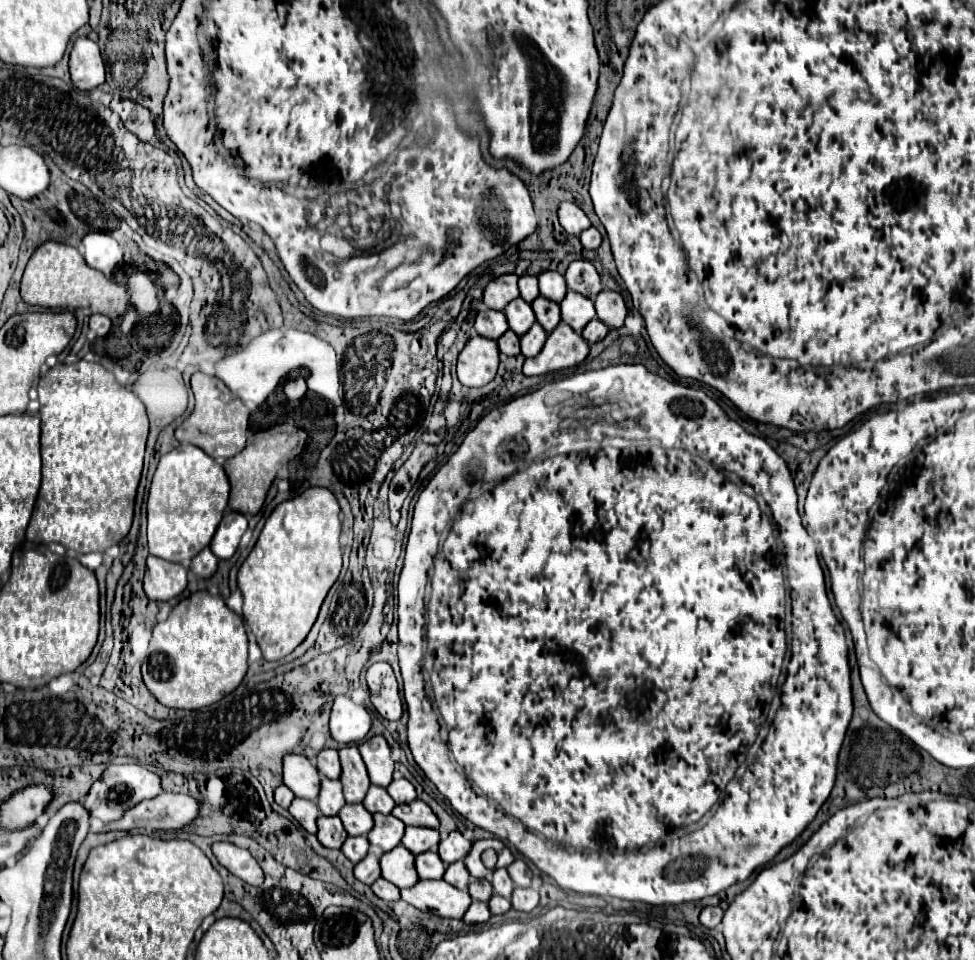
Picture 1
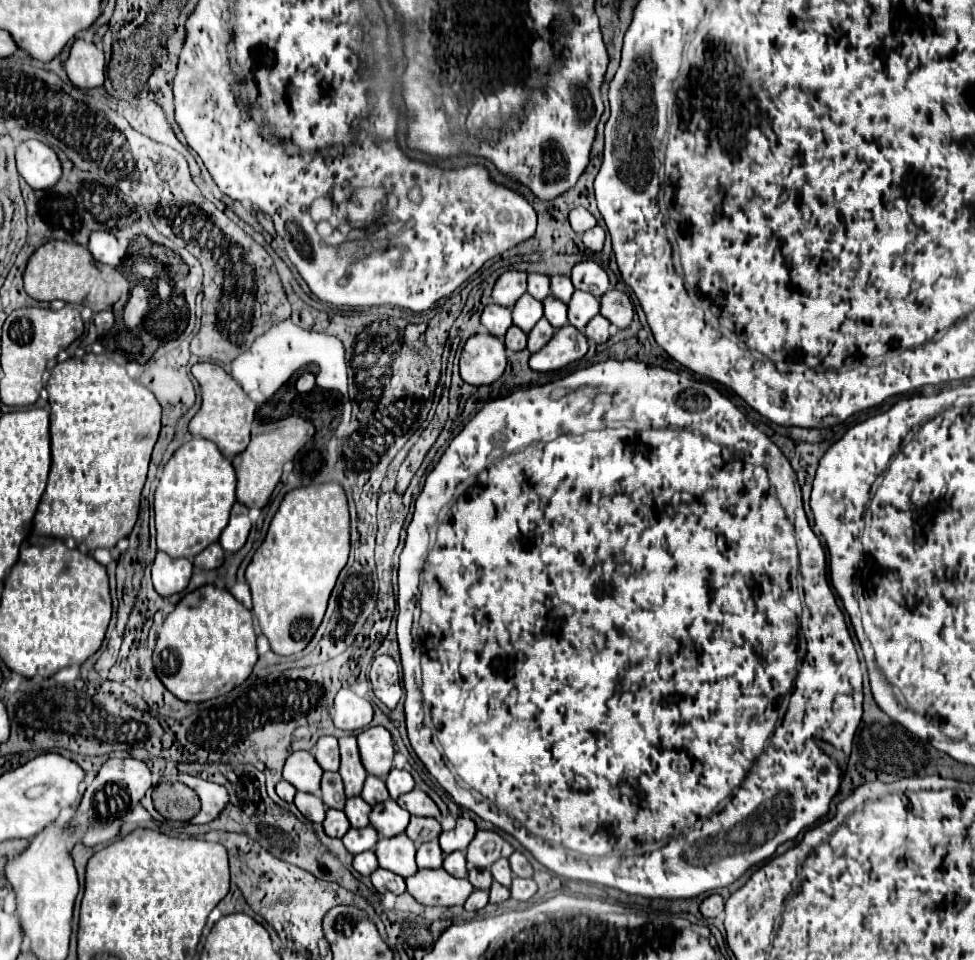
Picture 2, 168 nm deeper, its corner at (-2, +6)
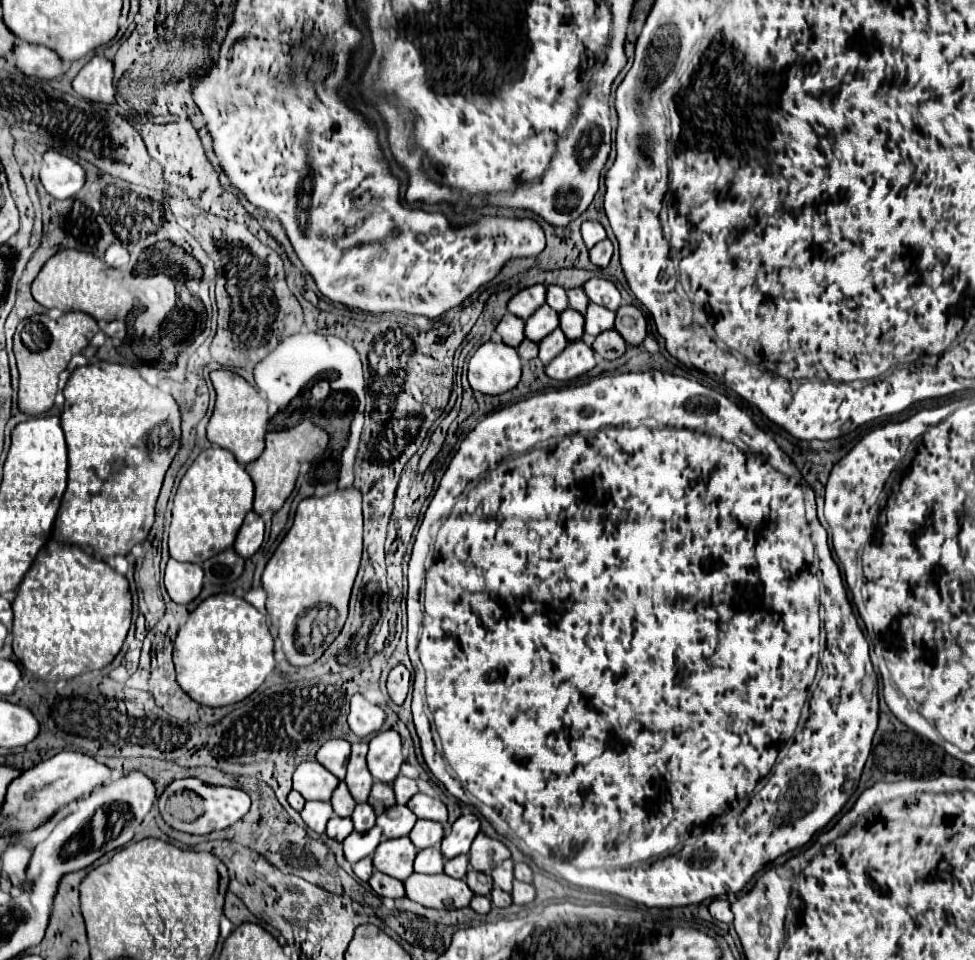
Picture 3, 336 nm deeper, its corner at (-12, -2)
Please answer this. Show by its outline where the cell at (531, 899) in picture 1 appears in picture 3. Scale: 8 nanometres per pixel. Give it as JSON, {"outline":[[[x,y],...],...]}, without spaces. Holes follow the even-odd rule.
{"outline":[[[515,880],[513,882],[513,890],[511,890],[511,898],[513,898],[515,904],[529,904],[529,902],[533,902],[533,898],[535,898],[533,884],[525,884],[525,882]]]}

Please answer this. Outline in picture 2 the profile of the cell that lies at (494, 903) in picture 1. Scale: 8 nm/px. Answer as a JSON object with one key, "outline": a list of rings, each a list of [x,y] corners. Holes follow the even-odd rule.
{"outline":[[[493,882],[493,886],[491,886],[491,898],[489,898],[489,902],[491,904],[499,904],[499,902],[505,902],[507,898],[509,898],[509,888],[505,888],[505,886],[501,886],[499,882]]]}

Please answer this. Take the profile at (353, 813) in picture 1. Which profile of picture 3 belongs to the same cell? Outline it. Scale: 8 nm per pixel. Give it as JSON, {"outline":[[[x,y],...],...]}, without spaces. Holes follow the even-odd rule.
{"outline":[[[357,804],[351,820],[353,820],[357,832],[365,832],[365,830],[371,830],[375,826],[375,812],[369,804]]]}

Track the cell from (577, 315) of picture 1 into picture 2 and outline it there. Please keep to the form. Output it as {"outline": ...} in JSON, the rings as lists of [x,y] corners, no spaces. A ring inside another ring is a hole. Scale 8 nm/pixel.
{"outline":[[[575,290],[569,306],[569,324],[573,324],[579,332],[585,330],[587,322],[599,314],[599,300],[591,294],[583,294]]]}

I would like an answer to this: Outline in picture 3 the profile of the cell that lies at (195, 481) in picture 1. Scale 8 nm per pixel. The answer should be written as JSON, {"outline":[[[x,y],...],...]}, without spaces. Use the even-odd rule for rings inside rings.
{"outline":[[[213,446],[209,450],[203,450],[197,460],[189,466],[185,476],[181,478],[181,484],[175,494],[173,502],[173,520],[169,526],[169,552],[171,558],[181,560],[181,562],[195,562],[203,564],[207,558],[213,554],[227,550],[233,546],[235,536],[243,524],[245,514],[253,508],[253,482],[245,468],[235,460],[235,456],[219,446]]]}

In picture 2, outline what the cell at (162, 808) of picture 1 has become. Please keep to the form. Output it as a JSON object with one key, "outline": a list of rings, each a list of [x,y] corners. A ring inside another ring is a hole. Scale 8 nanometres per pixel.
{"outline":[[[177,776],[179,782],[185,782],[191,790],[195,790],[195,794],[199,796],[199,802],[201,802],[201,812],[195,814],[191,818],[193,824],[205,824],[205,822],[211,822],[227,804],[229,796],[227,796],[227,790],[219,784],[213,784],[213,782],[207,782],[203,778],[195,778],[195,776],[189,776],[183,780],[181,776]]]}

